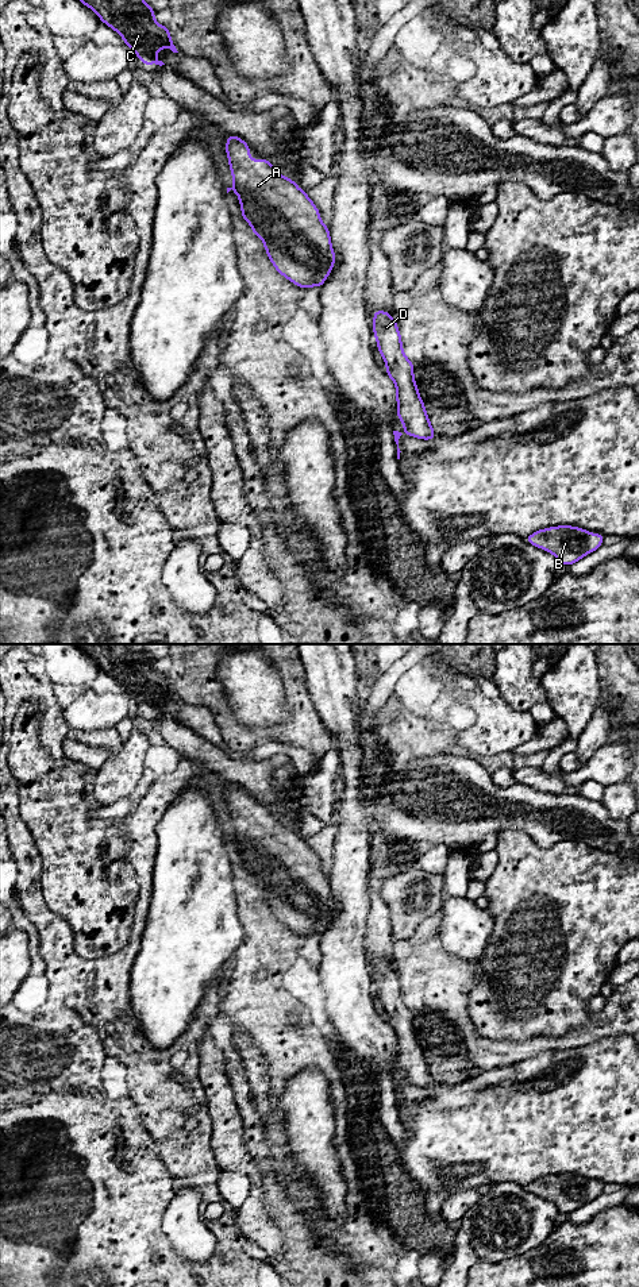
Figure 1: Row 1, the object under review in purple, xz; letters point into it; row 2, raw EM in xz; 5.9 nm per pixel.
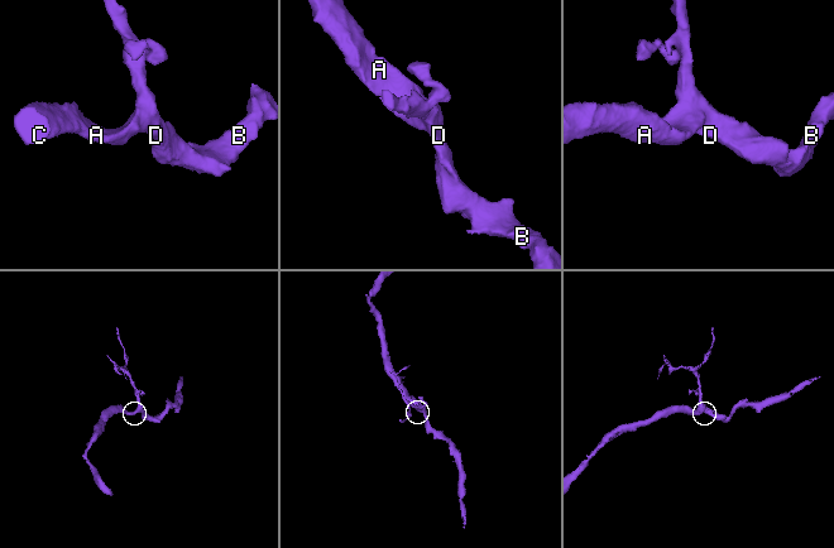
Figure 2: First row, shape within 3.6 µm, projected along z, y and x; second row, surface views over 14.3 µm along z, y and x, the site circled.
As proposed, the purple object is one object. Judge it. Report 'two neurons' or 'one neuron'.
one neuron

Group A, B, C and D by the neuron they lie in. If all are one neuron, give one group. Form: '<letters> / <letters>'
A B C D

